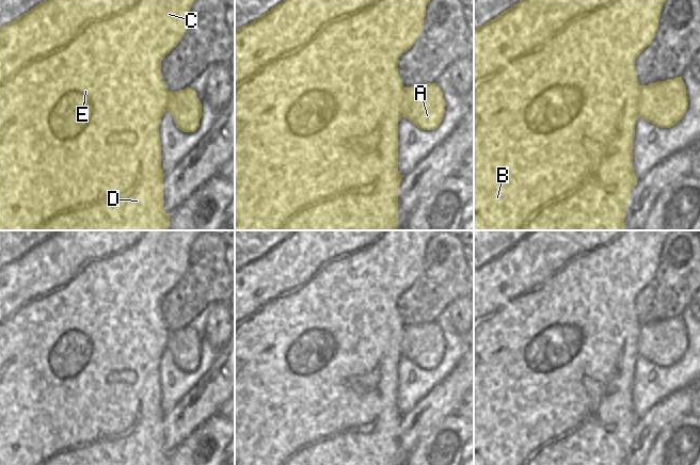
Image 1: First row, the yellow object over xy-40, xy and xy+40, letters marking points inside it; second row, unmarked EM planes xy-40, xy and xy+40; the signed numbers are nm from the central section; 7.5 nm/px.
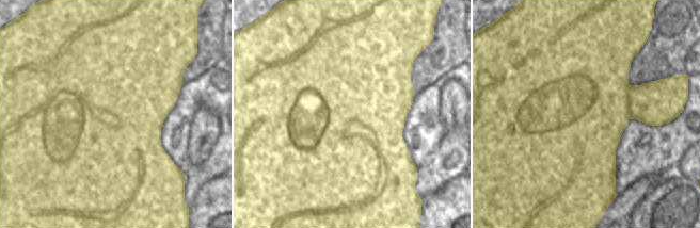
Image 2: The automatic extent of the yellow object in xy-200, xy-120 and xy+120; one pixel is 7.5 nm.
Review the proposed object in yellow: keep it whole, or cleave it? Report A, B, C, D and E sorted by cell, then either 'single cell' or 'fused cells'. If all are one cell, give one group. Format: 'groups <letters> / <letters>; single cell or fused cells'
groups A / B C D E; fused cells

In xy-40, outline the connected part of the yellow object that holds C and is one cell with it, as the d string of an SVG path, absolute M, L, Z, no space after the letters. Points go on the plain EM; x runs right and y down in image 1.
M57 230L23 254L0 267L0 465L170 465L163 449L163 417L159 364L168 350L170 330L163 321L161 300L178 284L189 266L191 244L203 230Z

